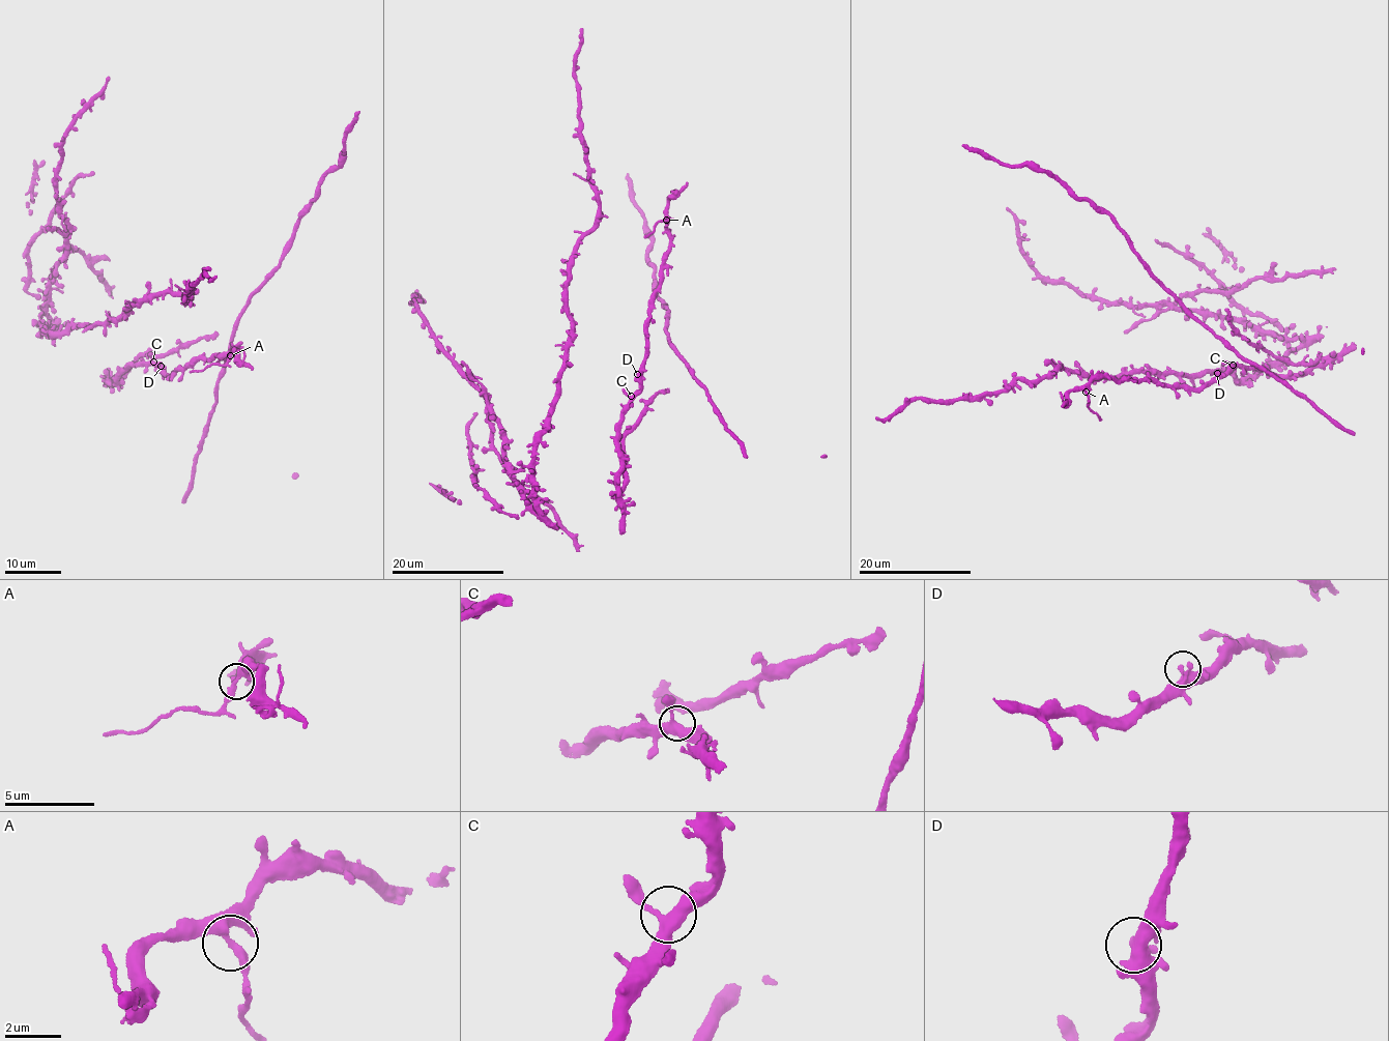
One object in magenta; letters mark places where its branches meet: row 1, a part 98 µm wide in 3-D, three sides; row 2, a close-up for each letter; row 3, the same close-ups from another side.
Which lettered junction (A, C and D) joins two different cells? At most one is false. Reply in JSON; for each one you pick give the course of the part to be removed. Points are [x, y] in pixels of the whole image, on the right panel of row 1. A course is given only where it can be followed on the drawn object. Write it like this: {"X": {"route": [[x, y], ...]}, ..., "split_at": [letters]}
{"A": {"route": [[1086, 391], [1090, 403], [1087, 406], [1101, 421]]}, "split_at": ["A"]}

